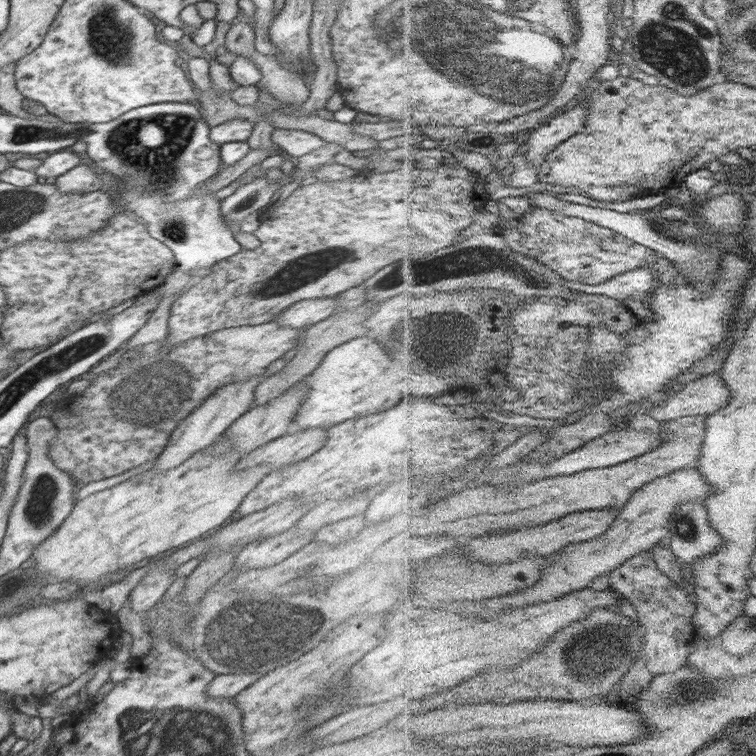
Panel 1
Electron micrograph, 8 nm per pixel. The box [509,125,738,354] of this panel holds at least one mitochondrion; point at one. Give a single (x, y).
(680, 235)

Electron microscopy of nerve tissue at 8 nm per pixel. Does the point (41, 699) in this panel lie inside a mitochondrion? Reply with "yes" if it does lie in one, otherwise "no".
no

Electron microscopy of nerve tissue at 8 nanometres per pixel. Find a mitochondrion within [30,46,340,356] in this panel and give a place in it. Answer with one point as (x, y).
(157, 169)

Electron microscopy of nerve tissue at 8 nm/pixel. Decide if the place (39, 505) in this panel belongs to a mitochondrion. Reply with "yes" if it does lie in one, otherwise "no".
yes

